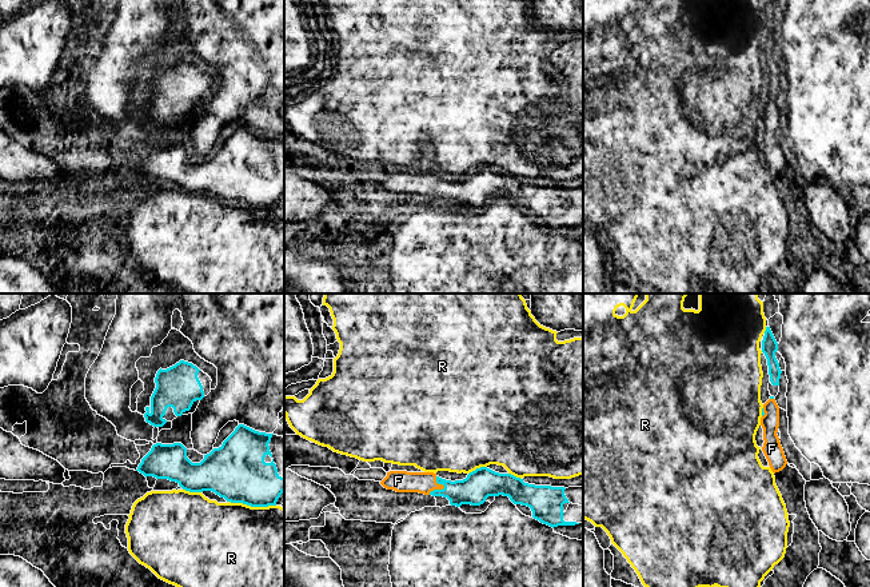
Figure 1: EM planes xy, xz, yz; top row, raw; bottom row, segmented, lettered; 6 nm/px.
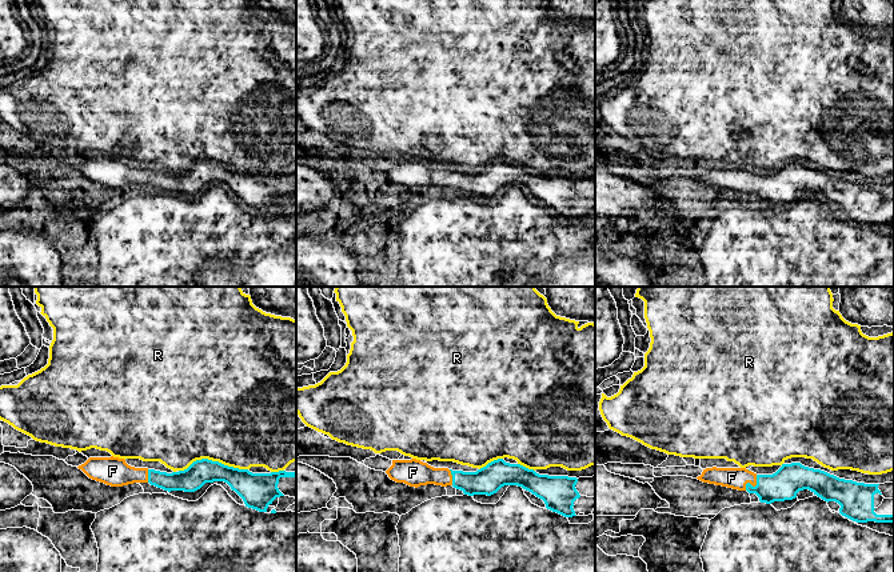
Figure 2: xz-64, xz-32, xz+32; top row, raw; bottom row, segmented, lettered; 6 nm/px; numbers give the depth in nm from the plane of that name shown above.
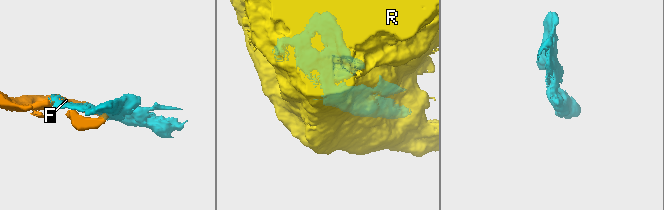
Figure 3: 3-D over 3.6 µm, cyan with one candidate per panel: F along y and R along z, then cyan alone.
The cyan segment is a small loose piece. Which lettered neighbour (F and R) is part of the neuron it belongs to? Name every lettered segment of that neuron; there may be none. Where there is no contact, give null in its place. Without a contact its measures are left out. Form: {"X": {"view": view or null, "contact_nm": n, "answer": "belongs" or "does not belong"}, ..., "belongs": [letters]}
{"F": {"view": "xz", "contact_nm": 120, "answer": "belongs"}, "R": {"view": "xy", "contact_nm": 280, "answer": "does not belong"}, "belongs": ["F"]}

